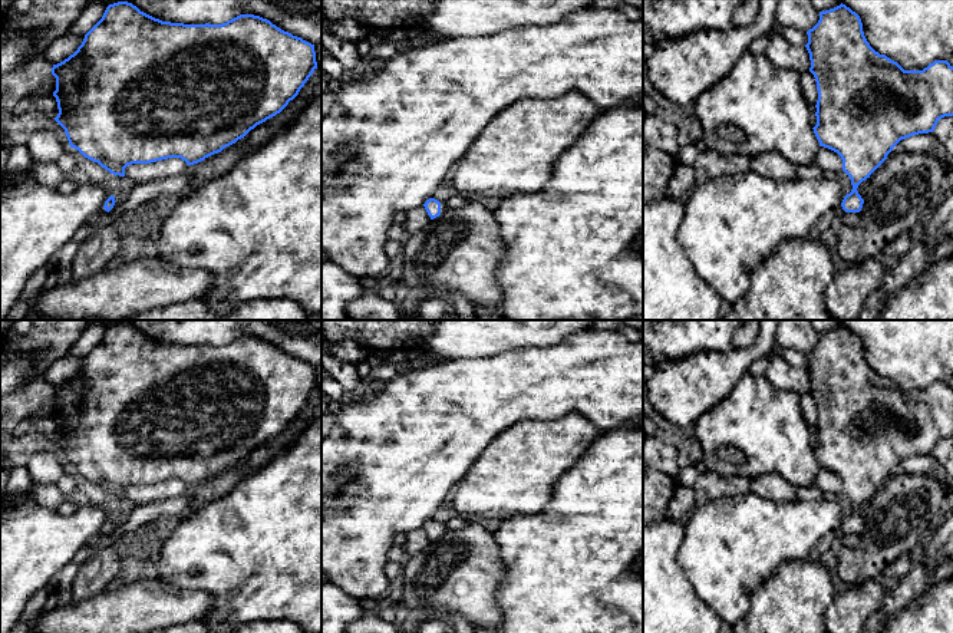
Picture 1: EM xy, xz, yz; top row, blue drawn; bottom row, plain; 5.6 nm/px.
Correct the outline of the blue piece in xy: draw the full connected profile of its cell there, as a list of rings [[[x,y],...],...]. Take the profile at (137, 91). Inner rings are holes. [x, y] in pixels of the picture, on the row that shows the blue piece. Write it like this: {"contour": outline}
{"contour": [[[128,1],[109,4],[102,19],[85,34],[78,50],[63,62],[53,65],[56,78],[53,96],[59,113],[55,121],[65,129],[70,148],[78,149],[85,158],[98,162],[113,175],[125,177],[125,168],[132,164],[151,164],[168,158],[181,158],[187,165],[194,165],[221,152],[224,148],[244,138],[257,125],[280,113],[293,100],[313,72],[317,69],[314,44],[281,30],[270,20],[254,14],[240,14],[222,24],[184,24],[155,19]]]}

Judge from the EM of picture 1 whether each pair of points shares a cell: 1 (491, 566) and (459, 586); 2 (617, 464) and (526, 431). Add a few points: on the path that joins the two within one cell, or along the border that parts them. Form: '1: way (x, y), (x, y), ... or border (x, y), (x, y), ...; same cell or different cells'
1: way (484, 570), (475, 570), (467, 579); same cell
2: border (603, 432), (561, 475); different cells

